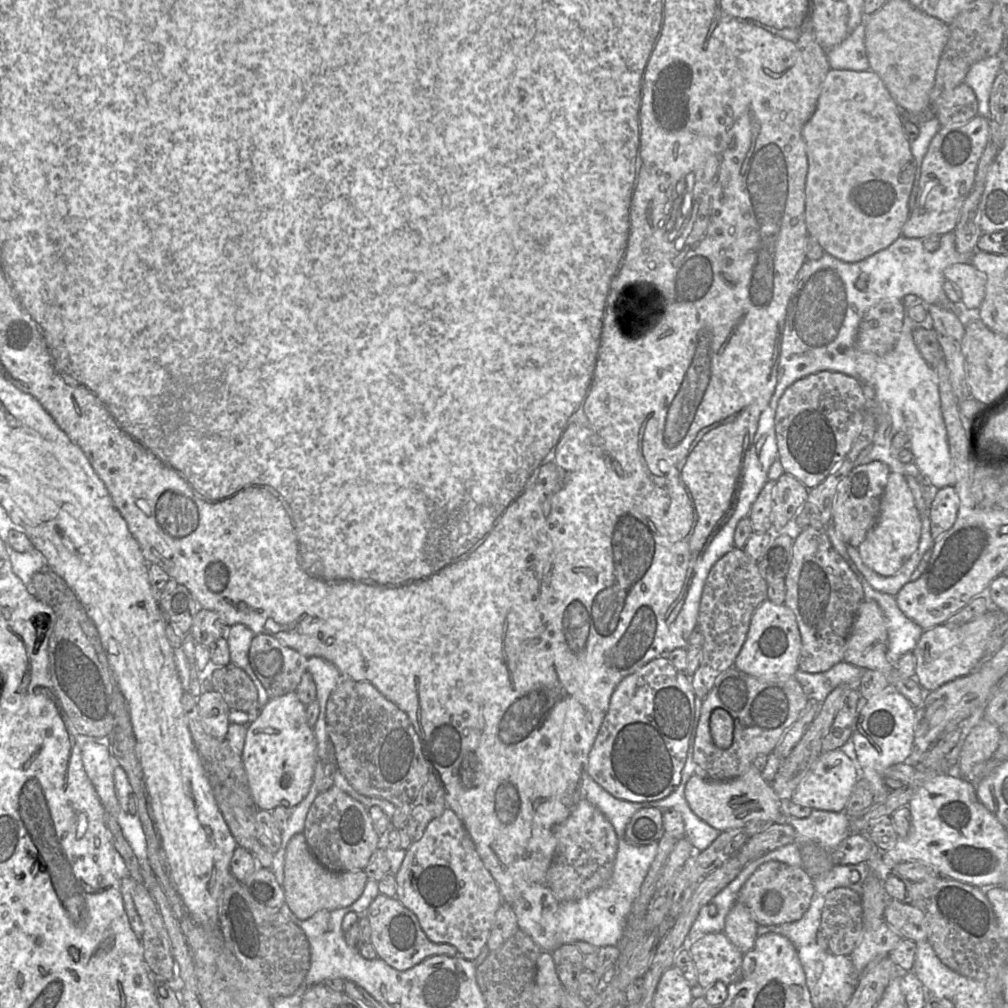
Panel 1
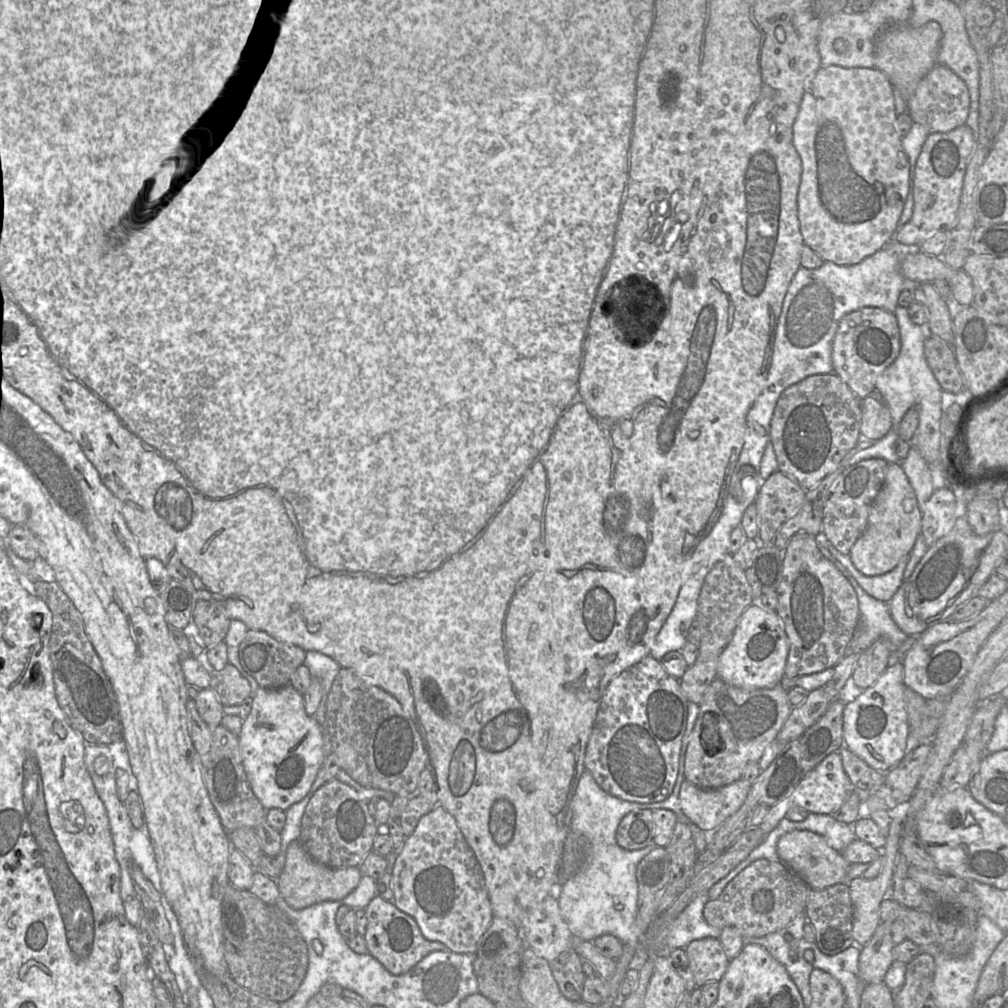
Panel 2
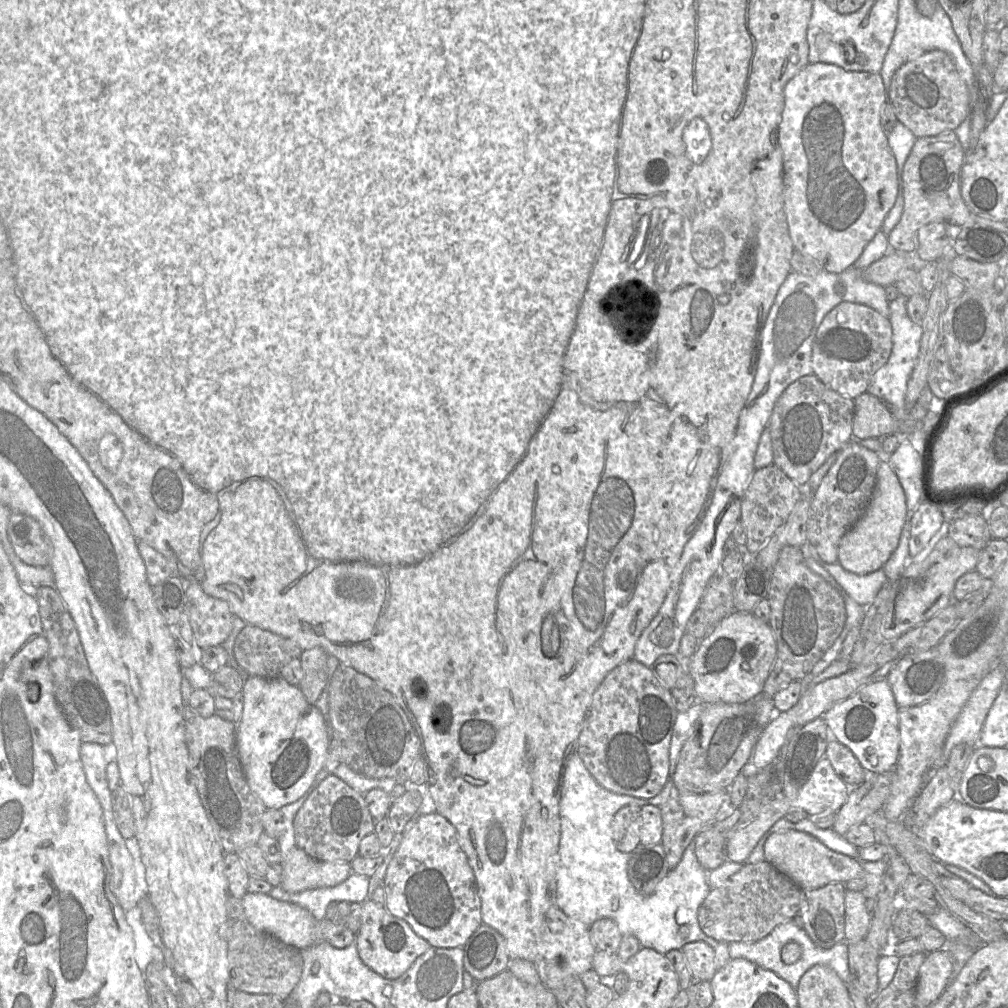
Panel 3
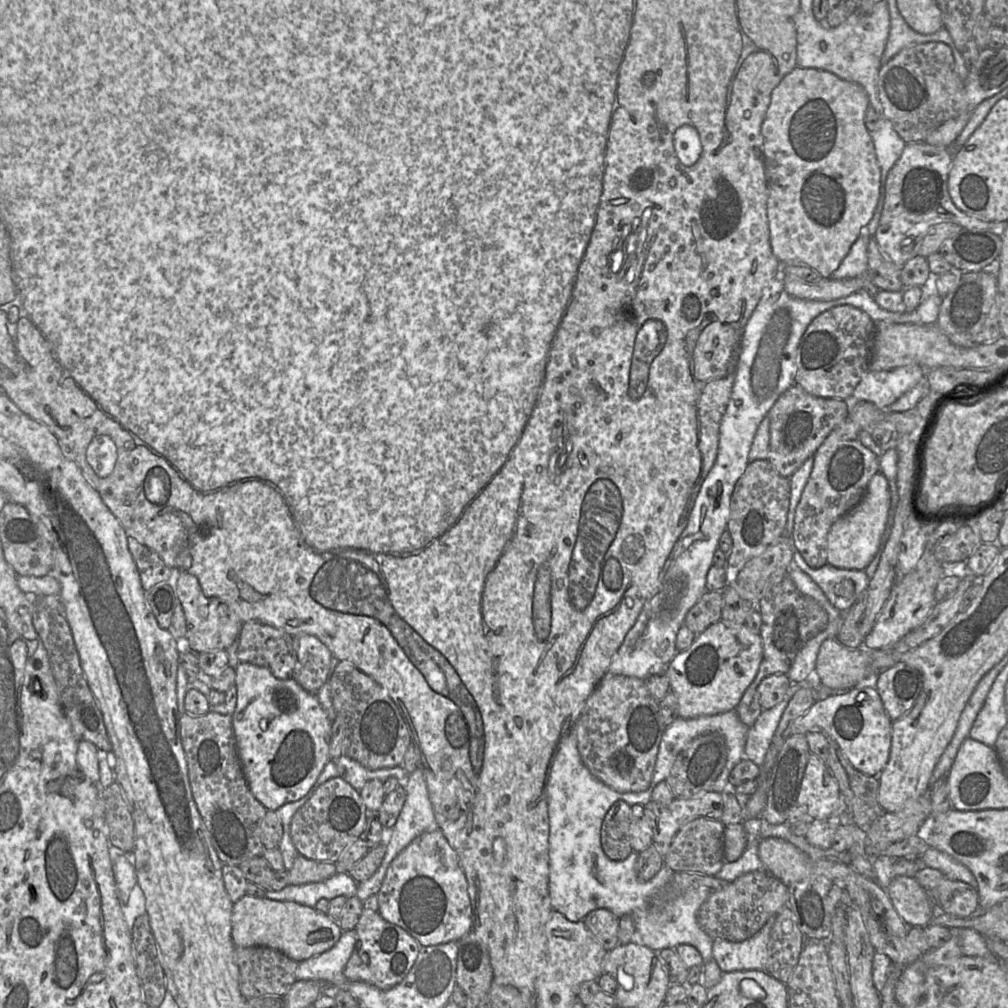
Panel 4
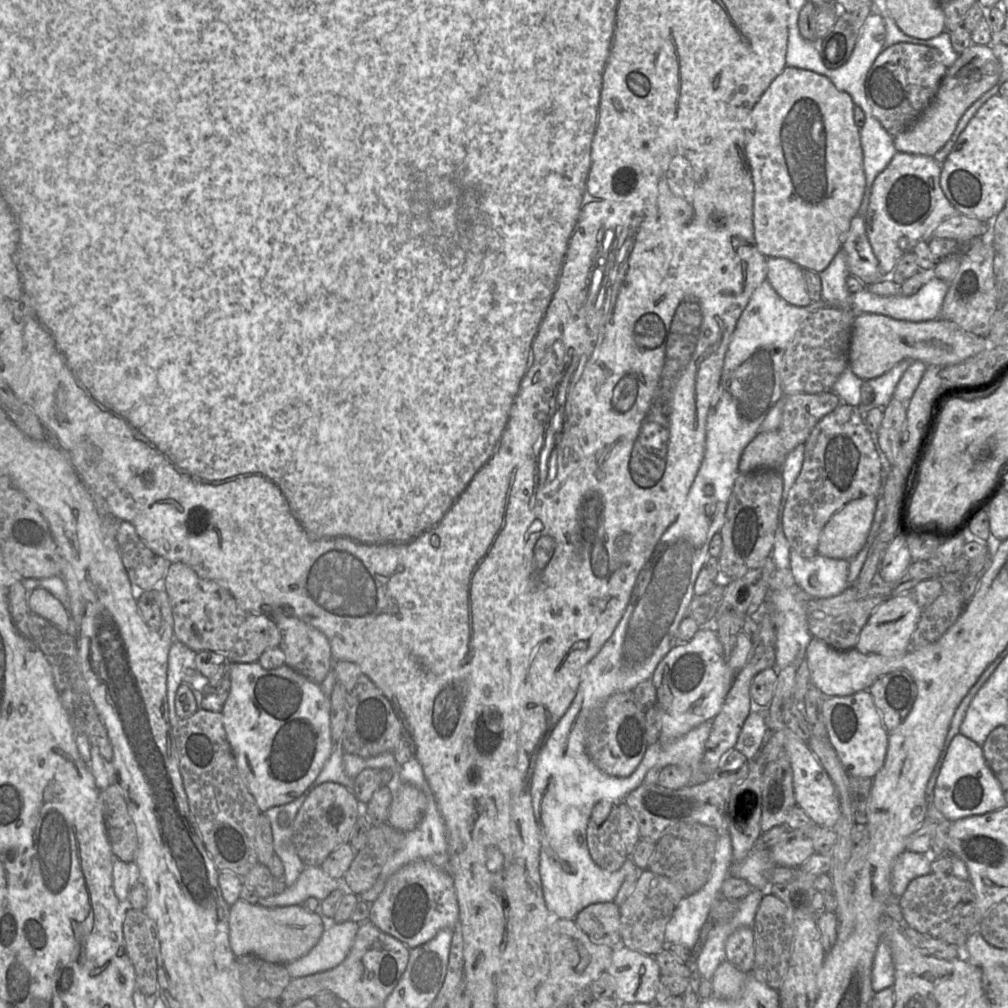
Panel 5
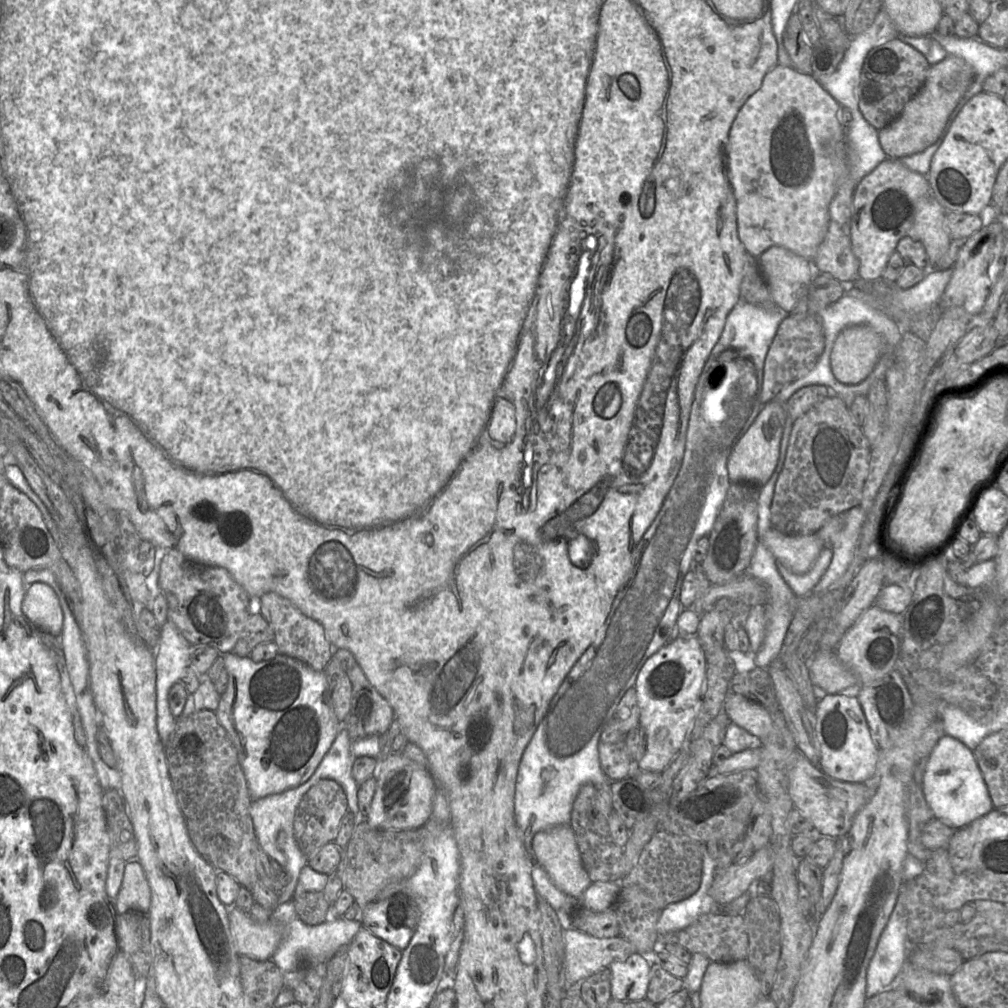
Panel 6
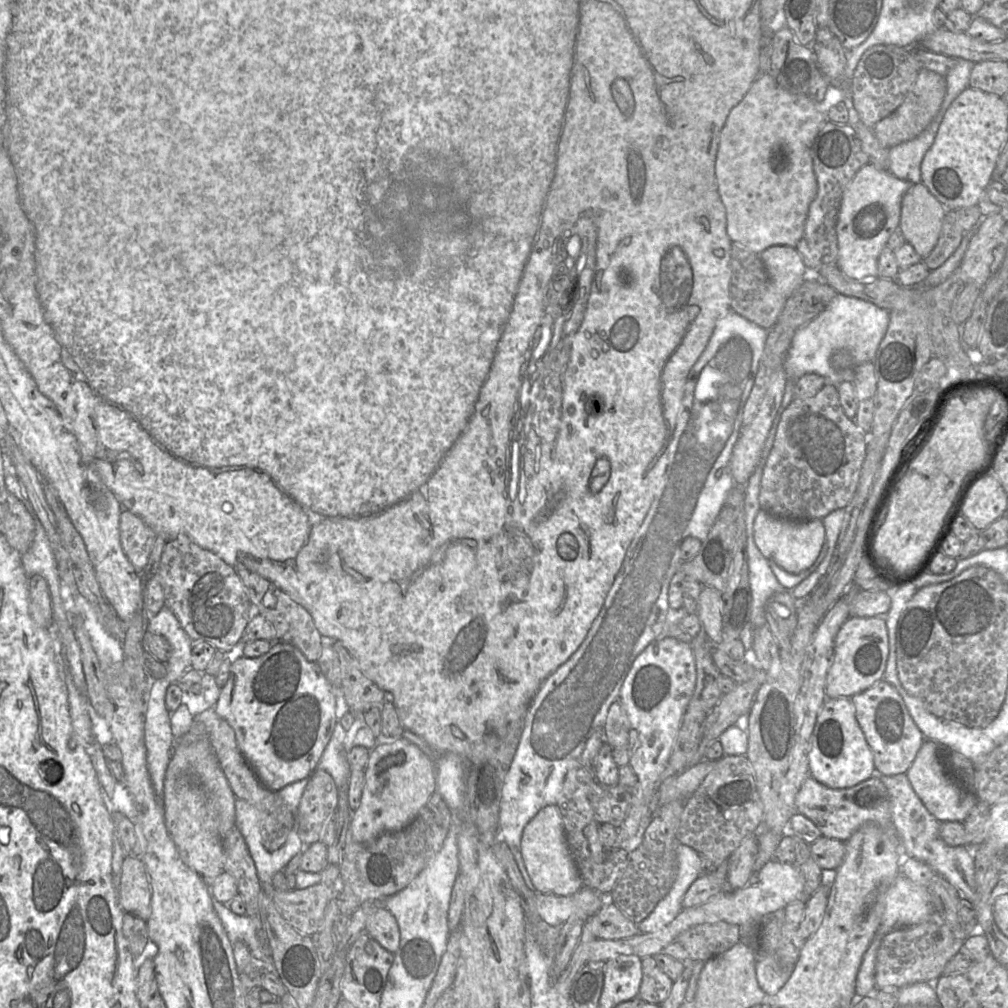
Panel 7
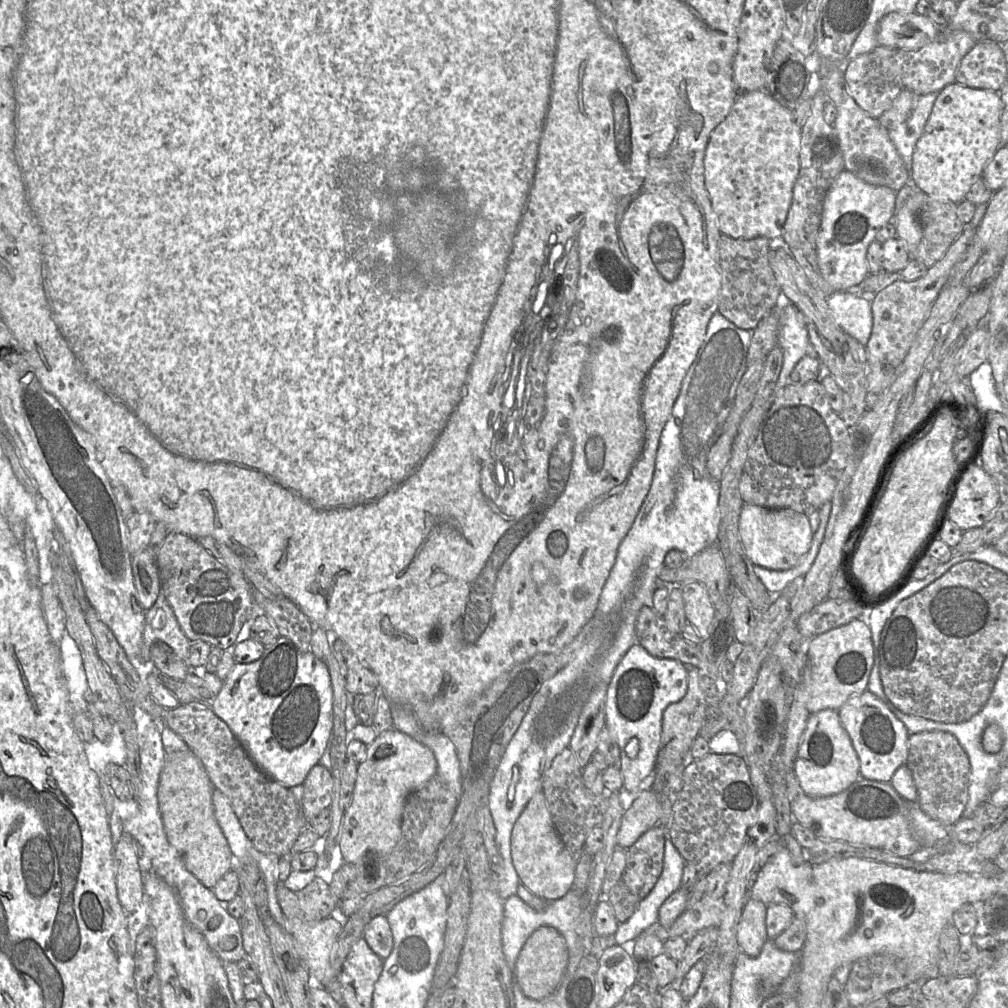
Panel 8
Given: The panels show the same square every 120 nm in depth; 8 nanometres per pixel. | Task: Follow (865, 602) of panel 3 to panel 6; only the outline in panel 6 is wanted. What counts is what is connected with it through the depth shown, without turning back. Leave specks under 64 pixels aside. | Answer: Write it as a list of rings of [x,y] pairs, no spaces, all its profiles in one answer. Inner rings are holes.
[[[824,546],[814,565],[804,574],[793,573],[781,561],[776,560],[776,565],[781,576],[790,586],[792,591],[798,597],[802,597],[809,595],[814,591],[815,586],[829,568],[832,557],[832,547]]]

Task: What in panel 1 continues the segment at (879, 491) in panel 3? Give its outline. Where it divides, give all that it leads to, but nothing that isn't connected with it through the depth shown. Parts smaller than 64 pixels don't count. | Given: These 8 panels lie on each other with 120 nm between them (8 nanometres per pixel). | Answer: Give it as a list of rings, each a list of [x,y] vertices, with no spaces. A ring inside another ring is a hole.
[[[891,472],[888,477],[876,524],[858,546],[863,563],[881,576],[892,576],[916,551],[921,537],[921,518],[914,497],[902,474]]]

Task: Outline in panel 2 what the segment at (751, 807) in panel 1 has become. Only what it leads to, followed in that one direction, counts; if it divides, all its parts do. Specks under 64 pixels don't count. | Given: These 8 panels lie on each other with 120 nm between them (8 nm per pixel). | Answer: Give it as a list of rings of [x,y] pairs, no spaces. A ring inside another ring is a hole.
[[[739,779],[717,789],[702,789],[684,780],[679,792],[683,813],[706,832],[714,832],[744,803],[751,783]]]

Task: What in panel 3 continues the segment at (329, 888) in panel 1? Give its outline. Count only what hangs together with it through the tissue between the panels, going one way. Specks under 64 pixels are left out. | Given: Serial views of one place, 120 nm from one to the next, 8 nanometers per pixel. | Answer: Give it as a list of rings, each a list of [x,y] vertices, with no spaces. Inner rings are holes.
[[[295,846],[284,860],[280,887],[291,893],[333,887],[345,881],[352,873],[350,863],[318,861]]]

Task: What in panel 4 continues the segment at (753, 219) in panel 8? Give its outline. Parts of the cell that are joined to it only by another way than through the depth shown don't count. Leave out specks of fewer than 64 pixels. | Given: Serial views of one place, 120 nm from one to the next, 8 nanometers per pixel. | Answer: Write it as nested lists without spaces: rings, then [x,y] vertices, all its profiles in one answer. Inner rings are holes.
[[[796,66],[783,77],[771,94],[771,100],[762,122],[763,154],[765,161],[765,176],[768,188],[767,219],[769,225],[770,245],[781,265],[801,264],[817,271],[822,278],[831,278],[848,254],[852,244],[864,232],[864,227],[873,217],[882,194],[881,170],[878,165],[873,140],[865,125],[865,113],[869,106],[869,98],[864,88],[854,82],[844,80],[835,74],[815,68]]]

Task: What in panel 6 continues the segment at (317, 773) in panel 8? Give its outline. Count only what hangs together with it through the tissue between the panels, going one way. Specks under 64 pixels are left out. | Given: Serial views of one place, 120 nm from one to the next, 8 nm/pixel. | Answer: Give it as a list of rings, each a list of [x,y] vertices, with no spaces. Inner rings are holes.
[[[319,779],[303,795],[294,815],[294,835],[301,852],[308,858],[325,844],[334,842],[348,811],[348,801],[342,786],[333,779]]]

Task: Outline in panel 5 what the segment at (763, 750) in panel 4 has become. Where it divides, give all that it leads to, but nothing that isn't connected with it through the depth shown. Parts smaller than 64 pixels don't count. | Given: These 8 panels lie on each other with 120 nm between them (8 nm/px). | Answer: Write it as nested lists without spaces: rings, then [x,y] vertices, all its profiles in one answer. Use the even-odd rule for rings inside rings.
[[[753,709],[745,720],[735,748],[748,760],[755,760],[763,746],[763,738],[767,731],[765,709]]]

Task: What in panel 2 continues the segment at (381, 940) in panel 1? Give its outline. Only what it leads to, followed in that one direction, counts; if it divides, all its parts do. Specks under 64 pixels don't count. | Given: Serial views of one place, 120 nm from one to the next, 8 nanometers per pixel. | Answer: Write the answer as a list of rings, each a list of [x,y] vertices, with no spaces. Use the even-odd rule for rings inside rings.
[[[376,895],[365,908],[367,927],[363,938],[368,953],[393,975],[402,975],[411,970],[426,955],[434,951],[448,950],[438,941],[429,941],[421,933],[416,921],[399,910],[393,901]]]

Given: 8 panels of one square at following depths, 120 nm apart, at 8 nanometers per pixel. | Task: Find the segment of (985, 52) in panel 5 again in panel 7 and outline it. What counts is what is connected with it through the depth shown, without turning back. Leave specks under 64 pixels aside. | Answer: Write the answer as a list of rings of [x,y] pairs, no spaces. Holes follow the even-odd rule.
[[[921,68],[917,79],[902,102],[889,116],[875,124],[873,131],[880,144],[890,149],[893,146],[919,136],[932,122],[946,94],[946,77],[936,72]]]

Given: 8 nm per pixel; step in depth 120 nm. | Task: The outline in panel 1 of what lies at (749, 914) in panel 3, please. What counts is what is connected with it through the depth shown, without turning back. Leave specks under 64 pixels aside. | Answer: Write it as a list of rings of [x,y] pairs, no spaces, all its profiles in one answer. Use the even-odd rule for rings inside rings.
[[[769,861],[760,865],[746,880],[737,894],[736,902],[749,909],[758,925],[773,926],[800,919],[808,909],[813,893],[812,878],[803,867]]]

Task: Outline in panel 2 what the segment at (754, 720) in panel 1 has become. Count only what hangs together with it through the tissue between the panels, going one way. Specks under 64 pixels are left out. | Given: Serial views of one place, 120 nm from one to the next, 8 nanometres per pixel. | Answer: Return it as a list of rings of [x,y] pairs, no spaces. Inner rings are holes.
[[[718,677],[710,684],[699,707],[700,712],[686,749],[684,776],[685,780],[702,789],[717,789],[741,779],[746,765],[758,762],[767,745],[777,739],[793,708],[787,690],[780,684],[771,689],[745,690]],[[707,712],[717,717],[721,740],[718,749],[708,752],[701,738],[703,717]]]

